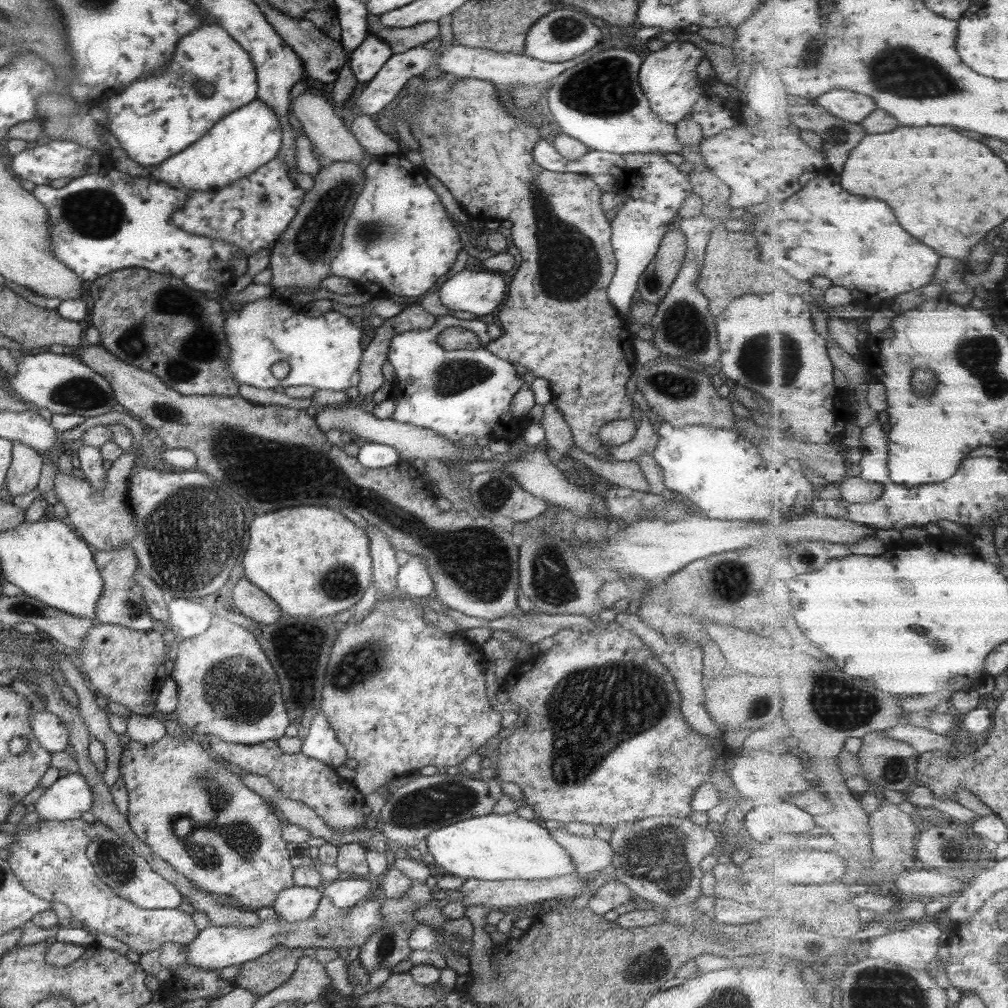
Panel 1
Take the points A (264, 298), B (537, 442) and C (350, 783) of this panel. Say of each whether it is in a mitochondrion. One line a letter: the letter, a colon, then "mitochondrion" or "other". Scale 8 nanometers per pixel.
A: other
B: other
C: other

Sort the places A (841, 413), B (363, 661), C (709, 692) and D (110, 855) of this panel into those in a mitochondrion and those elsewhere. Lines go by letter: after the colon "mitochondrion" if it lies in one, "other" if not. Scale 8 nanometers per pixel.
A: other
B: mitochondrion
C: other
D: mitochondrion

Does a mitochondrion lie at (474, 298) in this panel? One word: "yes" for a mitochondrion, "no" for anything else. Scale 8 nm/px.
no

